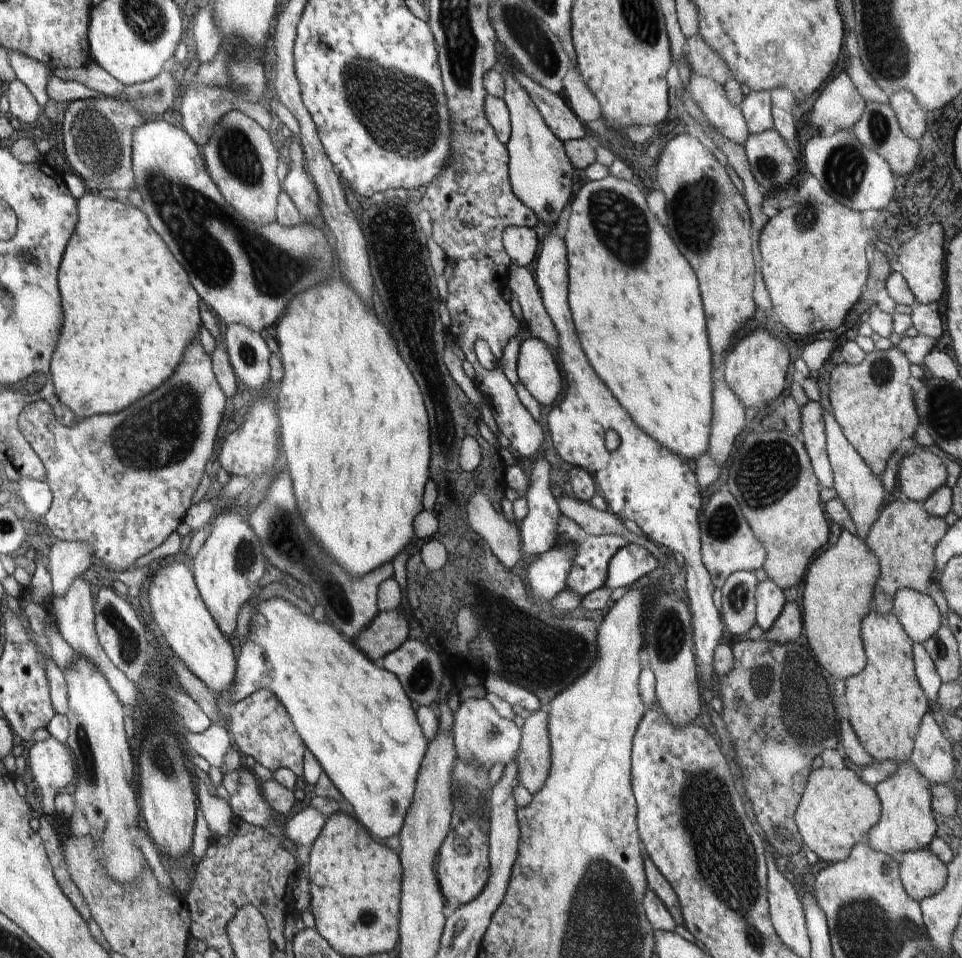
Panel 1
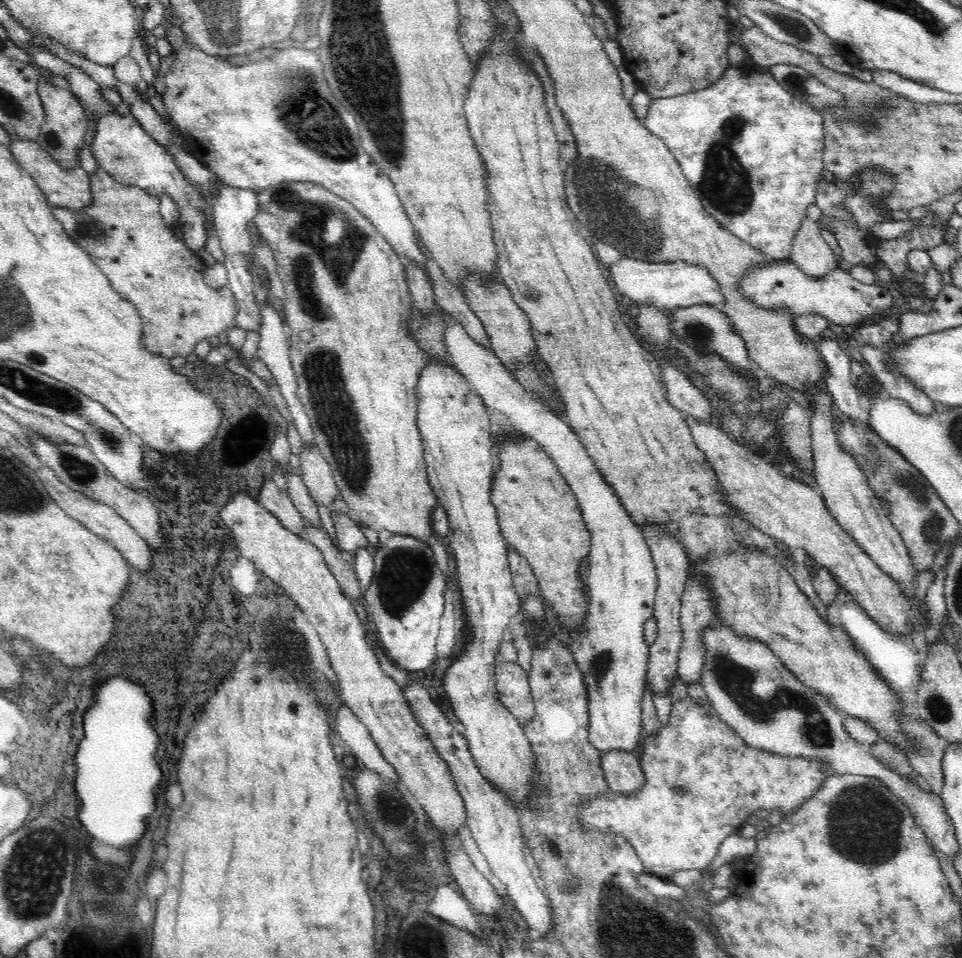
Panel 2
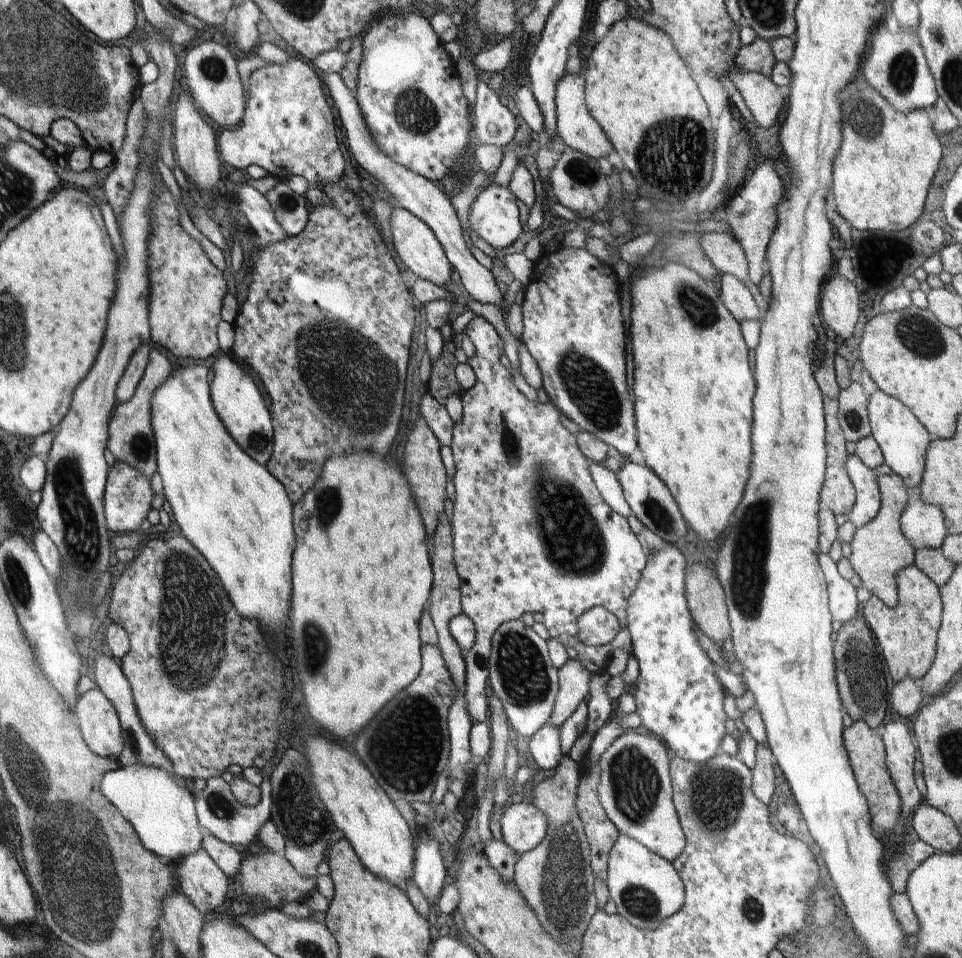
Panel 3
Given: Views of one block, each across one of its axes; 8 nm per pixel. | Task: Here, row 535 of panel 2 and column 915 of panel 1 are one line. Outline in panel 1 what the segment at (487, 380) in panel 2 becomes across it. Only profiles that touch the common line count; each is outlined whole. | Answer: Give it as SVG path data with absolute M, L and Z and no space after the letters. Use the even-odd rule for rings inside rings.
M901 588L895 592L891 614L899 620L913 644L923 644L941 628L941 614L931 596Z

